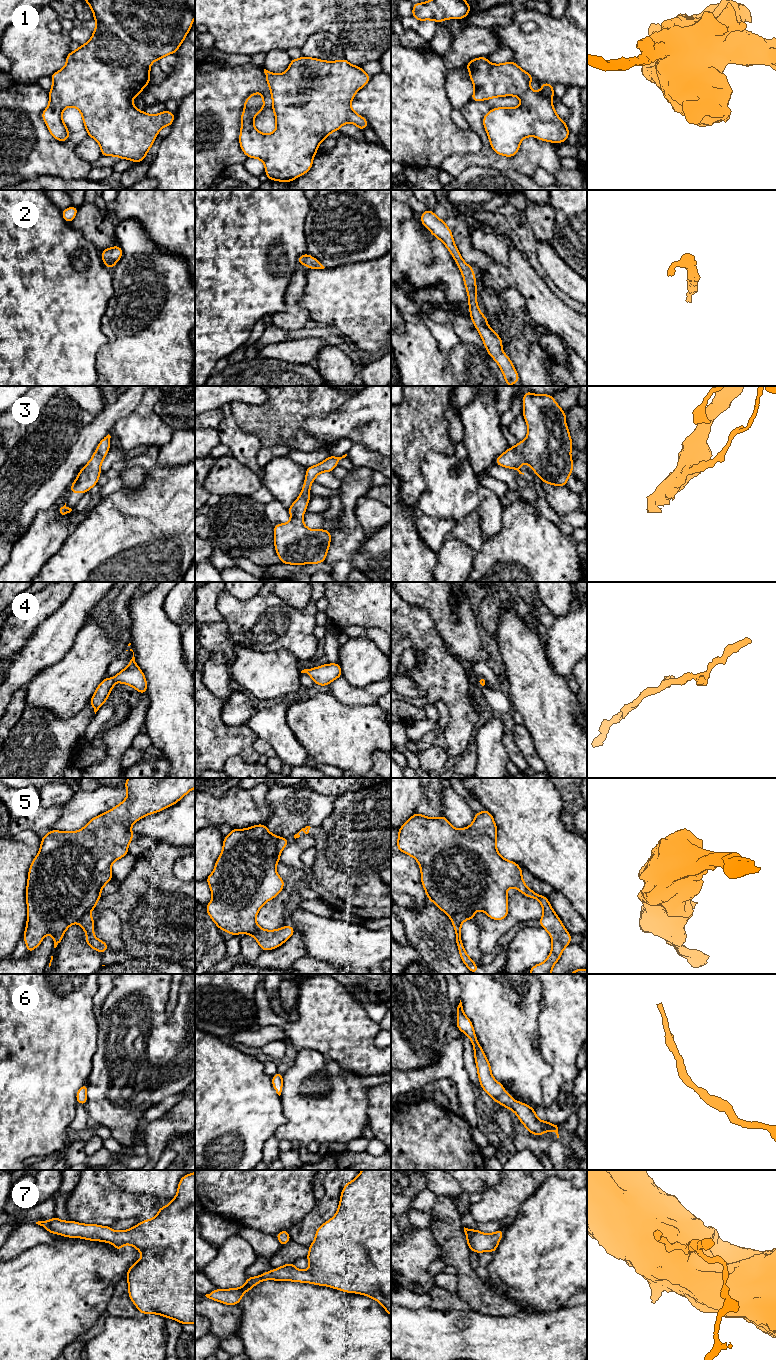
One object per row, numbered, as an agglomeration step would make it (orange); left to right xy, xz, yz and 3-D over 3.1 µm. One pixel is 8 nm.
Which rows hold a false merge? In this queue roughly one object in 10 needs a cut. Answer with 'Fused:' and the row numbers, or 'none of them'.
Fused: 5

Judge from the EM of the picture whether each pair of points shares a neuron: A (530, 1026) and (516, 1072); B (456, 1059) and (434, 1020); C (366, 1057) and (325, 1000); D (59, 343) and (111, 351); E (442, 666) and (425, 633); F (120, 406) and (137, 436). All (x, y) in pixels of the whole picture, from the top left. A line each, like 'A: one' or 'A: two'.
A: one
B: two
C: one
D: two
E: one
F: two

